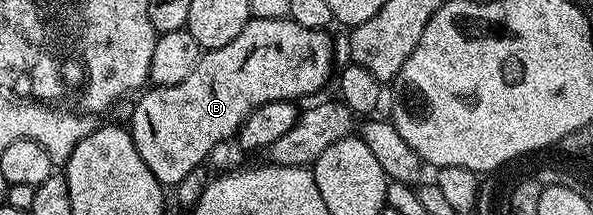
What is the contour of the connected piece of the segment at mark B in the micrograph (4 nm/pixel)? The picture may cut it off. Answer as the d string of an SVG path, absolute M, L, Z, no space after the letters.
M289 17L285 19L251 18L240 29L240 33L228 45L220 49L205 52L198 60L192 73L184 77L176 85L167 87L151 86L137 96L138 104L130 115L128 130L136 145L136 153L144 160L144 165L152 169L152 173L163 185L173 185L184 181L192 169L203 166L213 147L221 145L225 139L233 140L237 136L240 125L260 105L268 105L268 101L289 99L302 101L305 95L314 95L326 82L331 82L335 70L336 56L334 39L326 36L325 30L304 29L304 25L296 25Z

